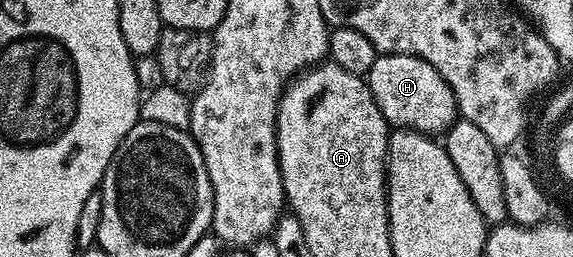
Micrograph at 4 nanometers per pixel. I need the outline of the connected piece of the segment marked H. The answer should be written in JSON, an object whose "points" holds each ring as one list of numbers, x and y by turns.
{"points":[[381,53,366,74,374,103,393,130,413,129,416,133,443,135,457,120,456,100,442,75,420,57,405,53]]}

